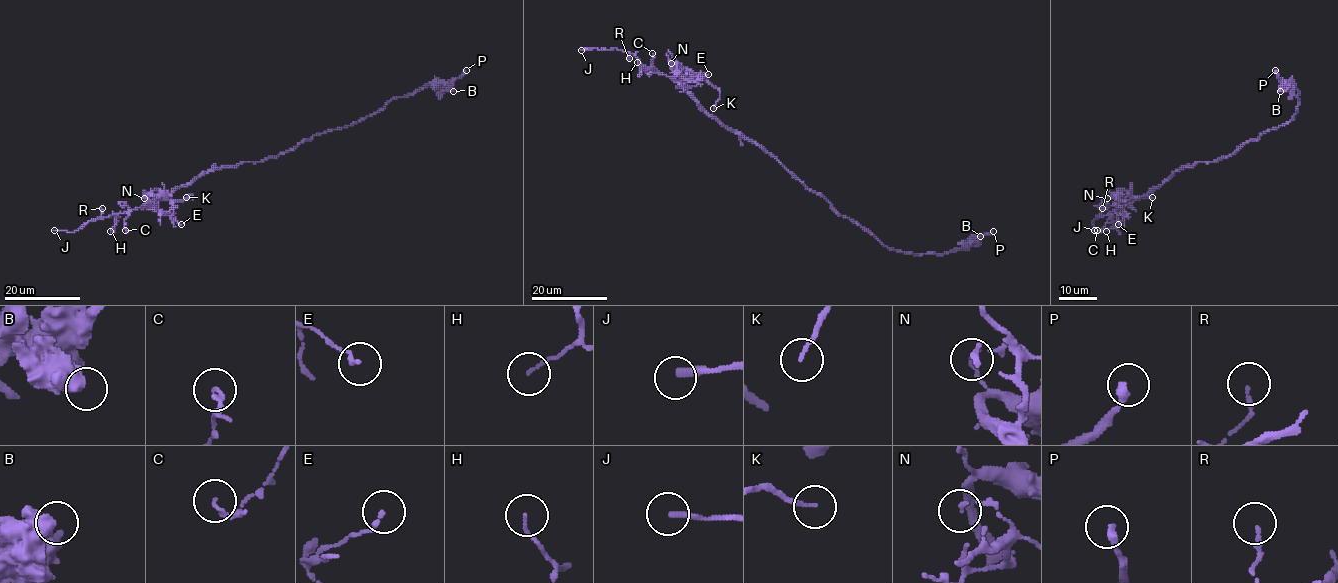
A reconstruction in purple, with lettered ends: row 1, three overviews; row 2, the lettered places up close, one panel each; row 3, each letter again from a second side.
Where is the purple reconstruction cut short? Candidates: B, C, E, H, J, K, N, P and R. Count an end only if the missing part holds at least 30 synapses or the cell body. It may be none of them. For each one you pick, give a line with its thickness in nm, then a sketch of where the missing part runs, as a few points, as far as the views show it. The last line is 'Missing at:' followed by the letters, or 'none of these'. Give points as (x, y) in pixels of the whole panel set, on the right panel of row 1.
J: calibre 240 nm; course (1094, 230), (1128, 252)
Missing at: J

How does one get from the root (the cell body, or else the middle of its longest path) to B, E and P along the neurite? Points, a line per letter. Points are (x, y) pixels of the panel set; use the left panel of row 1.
B: (260, 161), (292, 150), (316, 135), (352, 125), (392, 99), (413, 95), (428, 85), (446, 84), (453, 91)
E: (260, 161), (210, 169), (149, 207), (166, 213), (181, 224)
P: (260, 161), (292, 150), (316, 135), (352, 125), (394, 98), (413, 95), (431, 84), (450, 84), (466, 70)

